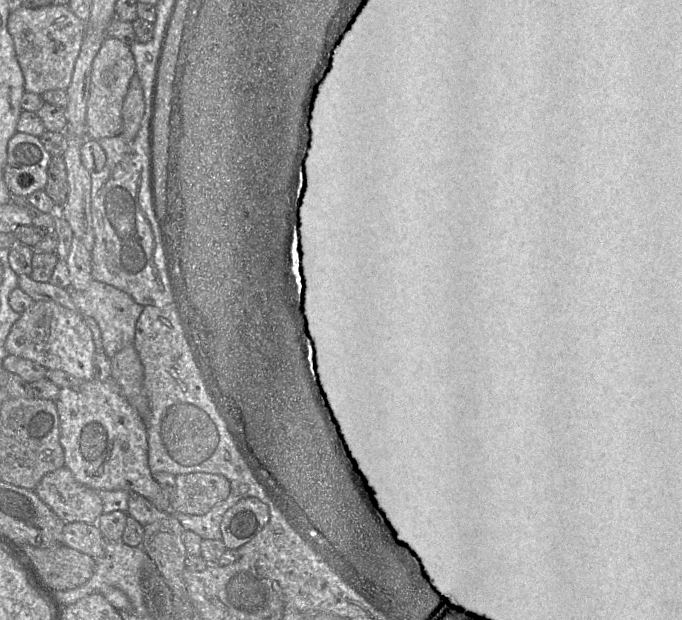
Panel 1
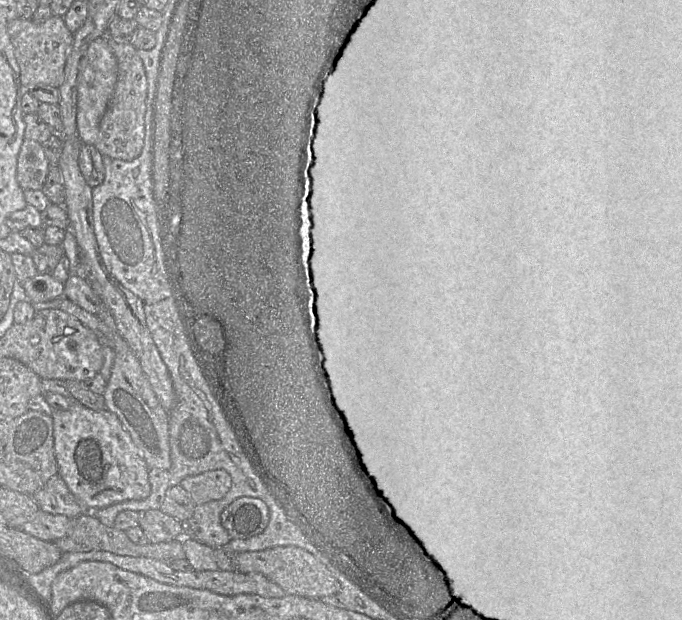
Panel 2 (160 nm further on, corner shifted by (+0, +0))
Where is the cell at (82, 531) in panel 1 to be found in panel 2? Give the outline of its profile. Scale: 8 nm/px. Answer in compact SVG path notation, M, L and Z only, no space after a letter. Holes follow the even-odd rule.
M39 509L34 518L24 523L20 529L38 539L54 542L69 532L71 518Z

